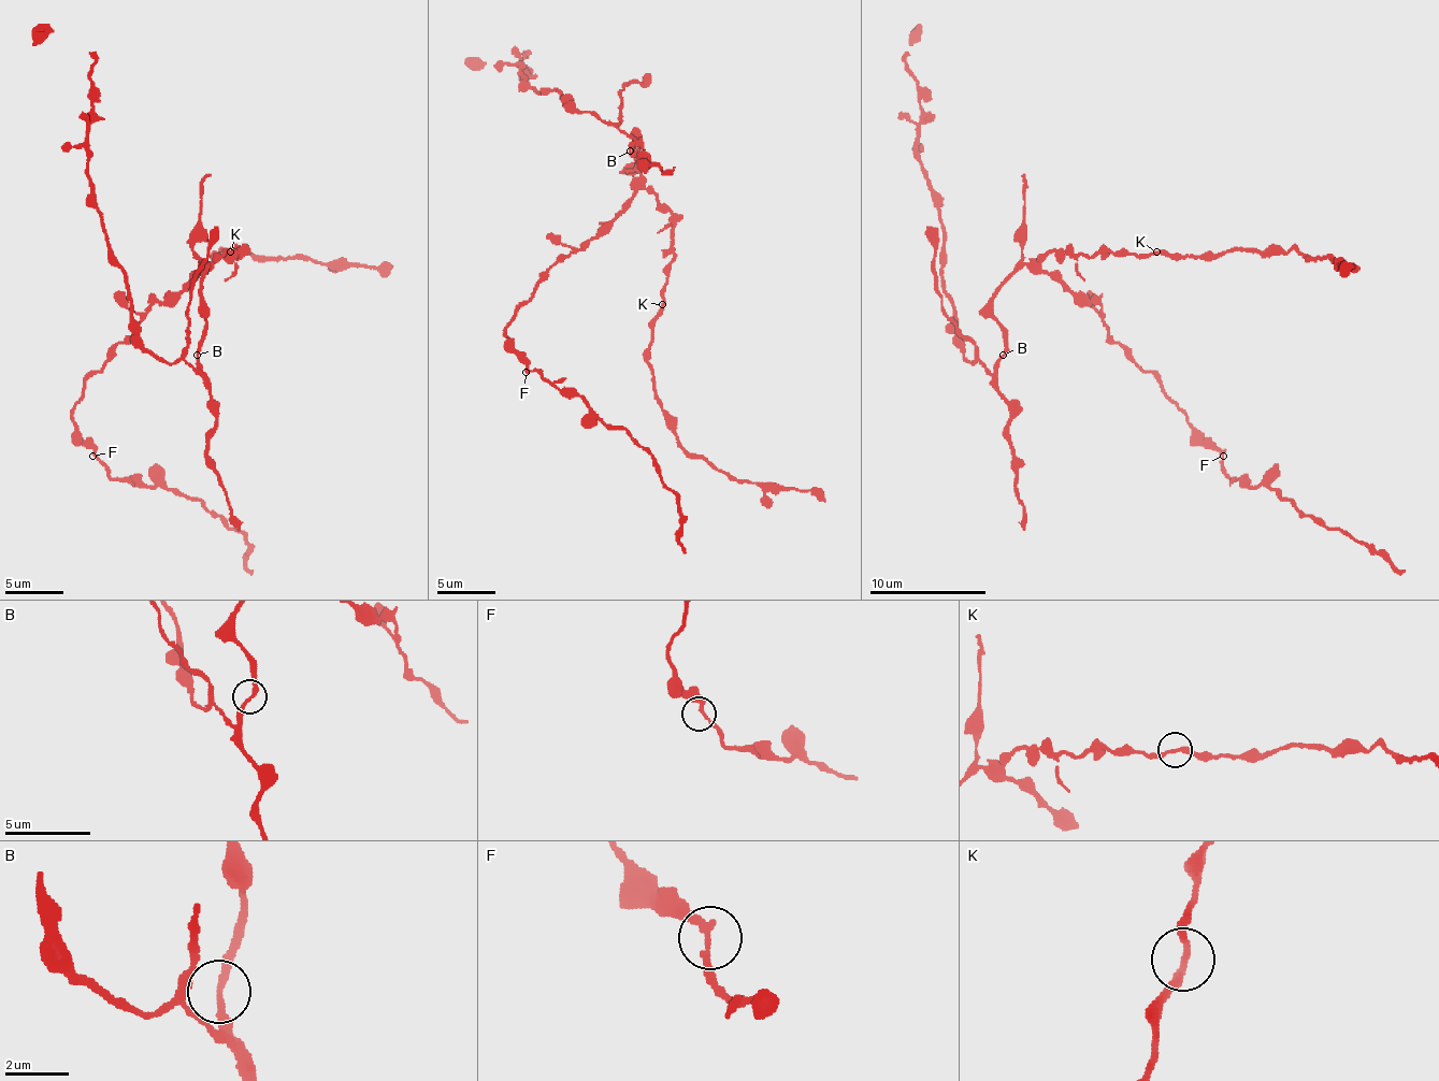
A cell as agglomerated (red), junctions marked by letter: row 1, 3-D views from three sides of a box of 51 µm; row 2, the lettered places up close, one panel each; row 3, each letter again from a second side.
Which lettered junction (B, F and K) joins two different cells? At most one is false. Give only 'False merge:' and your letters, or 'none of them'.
False merge: none of them

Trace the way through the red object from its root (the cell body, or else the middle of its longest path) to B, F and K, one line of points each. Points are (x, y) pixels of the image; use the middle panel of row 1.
B: (633, 185), (639, 173), (639, 162), (633, 156), (636, 142), (639, 147), (633, 153), (630, 150)
F: (633, 185), (630, 202), (584, 249), (575, 249), (549, 267), (505, 328), (508, 345), (526, 372)
K: (633, 185), (645, 185), (671, 214), (674, 261), (662, 292), (662, 304)

